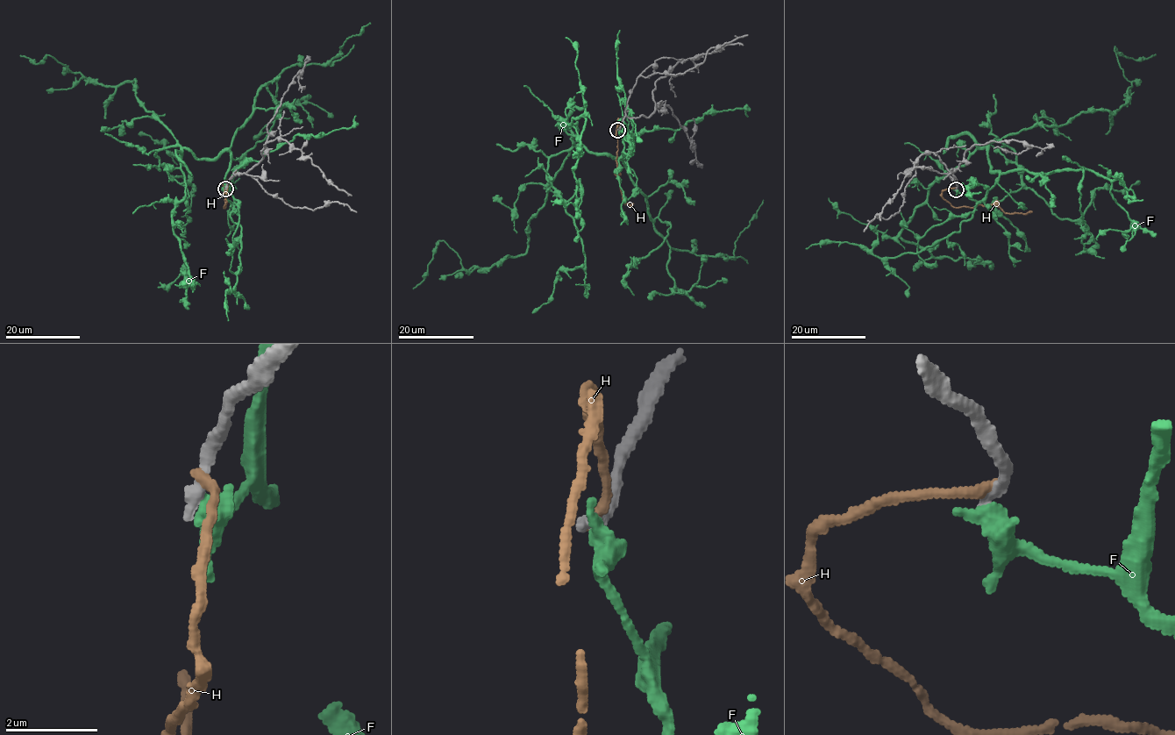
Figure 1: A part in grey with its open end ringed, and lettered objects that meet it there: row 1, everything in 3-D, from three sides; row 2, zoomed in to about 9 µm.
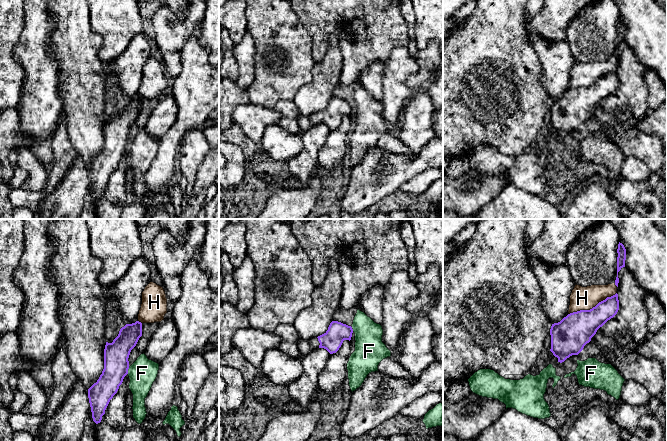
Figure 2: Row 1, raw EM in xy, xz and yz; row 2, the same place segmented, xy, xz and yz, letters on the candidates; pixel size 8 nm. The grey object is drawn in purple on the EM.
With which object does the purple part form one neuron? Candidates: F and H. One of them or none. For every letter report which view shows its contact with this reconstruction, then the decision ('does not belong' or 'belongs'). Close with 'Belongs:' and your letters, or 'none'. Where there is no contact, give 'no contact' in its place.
F: meets purple in xy; does not belong
H: meets purple in yz; does not belong
Belongs: none

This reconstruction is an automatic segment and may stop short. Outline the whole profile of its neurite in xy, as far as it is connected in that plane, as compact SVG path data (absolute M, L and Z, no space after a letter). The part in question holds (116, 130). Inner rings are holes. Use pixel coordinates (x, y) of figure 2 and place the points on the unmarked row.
M136 97L122 103L112 119L106 118L104 125L104 145L97 158L87 165L77 156L55 190L47 194L41 204L41 210L34 214L34 219L79 219L85 205L85 198L89 195L90 187L92 188L93 197L96 200L100 199L110 176L117 169L124 153L128 150L130 128L136 122L141 112L142 99Z

